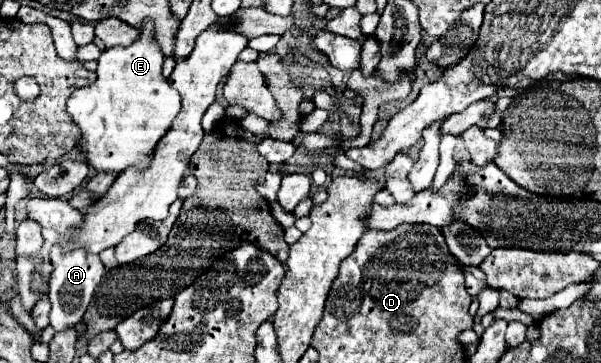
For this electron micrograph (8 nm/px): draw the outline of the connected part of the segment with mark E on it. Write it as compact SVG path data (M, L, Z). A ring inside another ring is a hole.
M145 18L139 30L139 38L127 48L109 48L99 58L97 80L87 88L79 88L67 100L67 112L71 114L73 122L81 128L81 148L85 150L85 160L99 172L123 172L127 166L141 166L149 164L155 144L159 138L169 130L173 118L181 110L179 92L171 88L169 80L163 76L163 52L159 42L155 40L155 28L151 18Z

